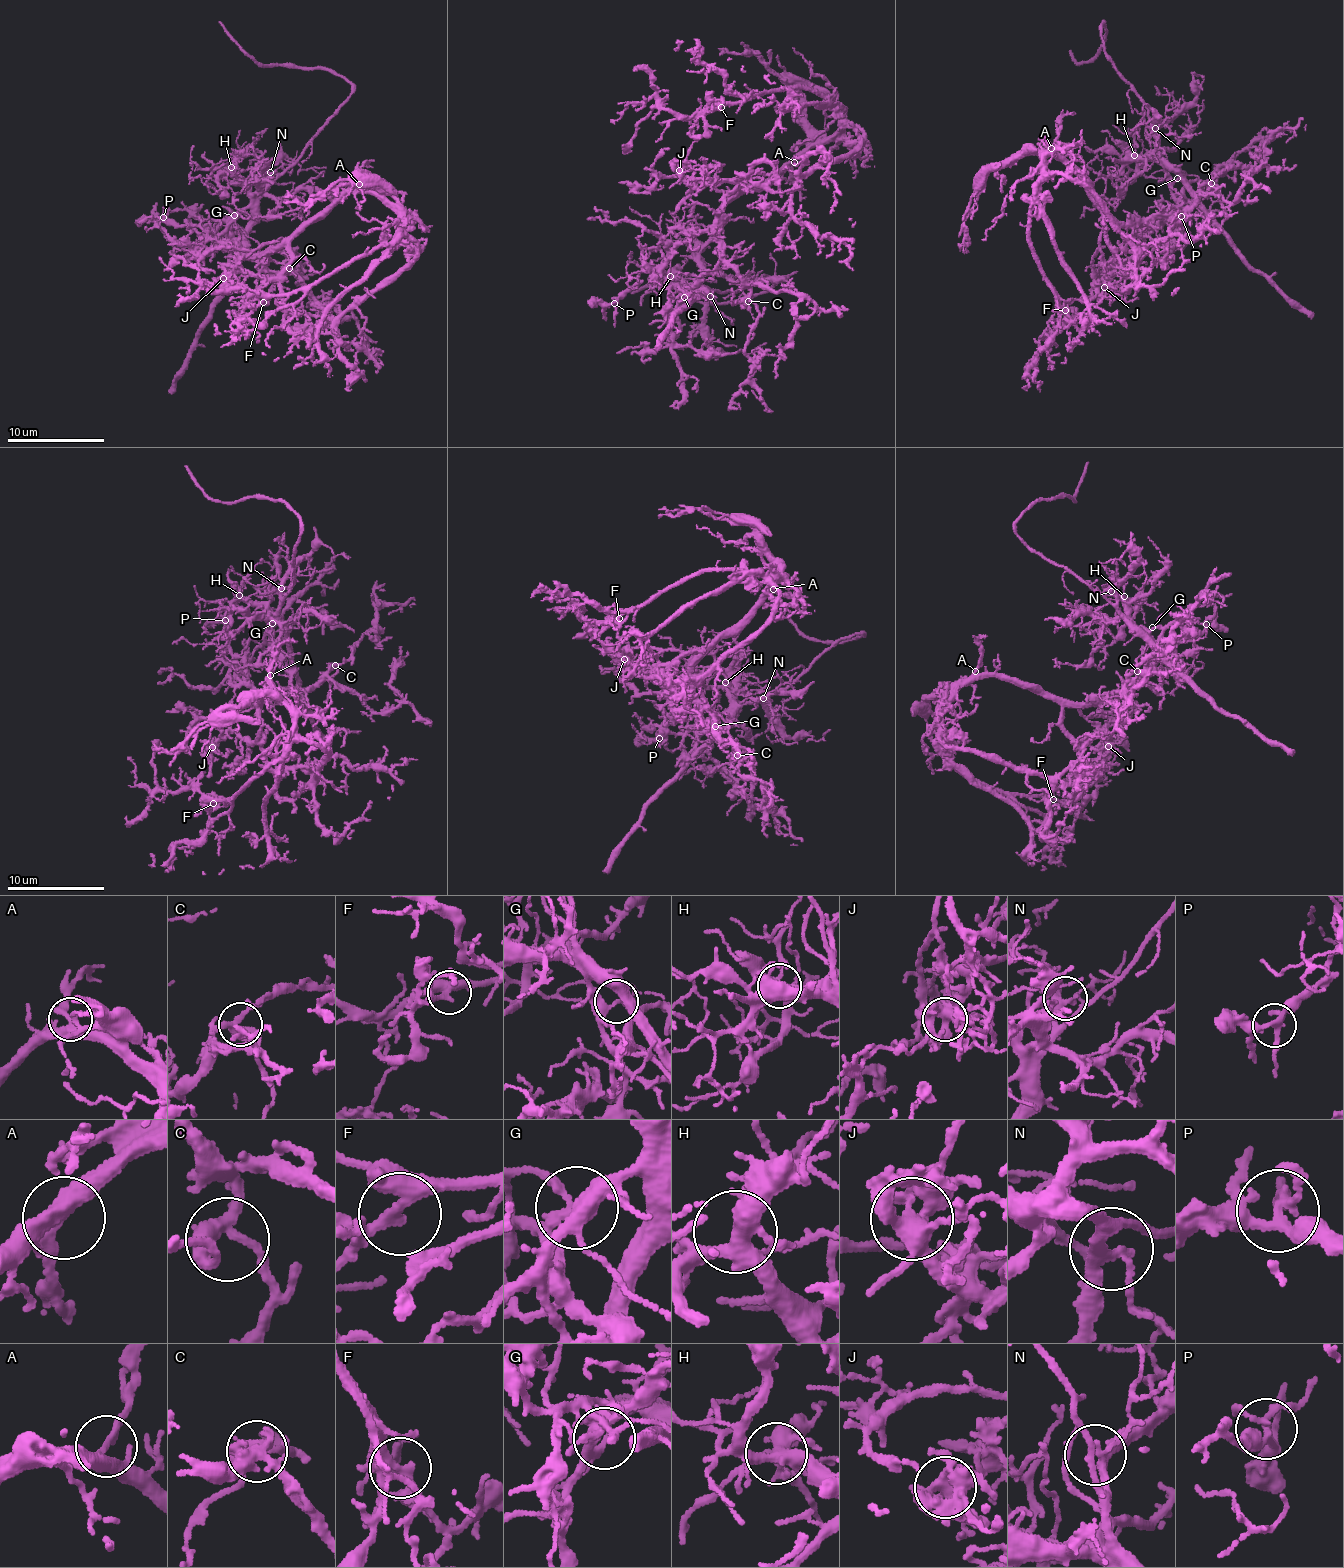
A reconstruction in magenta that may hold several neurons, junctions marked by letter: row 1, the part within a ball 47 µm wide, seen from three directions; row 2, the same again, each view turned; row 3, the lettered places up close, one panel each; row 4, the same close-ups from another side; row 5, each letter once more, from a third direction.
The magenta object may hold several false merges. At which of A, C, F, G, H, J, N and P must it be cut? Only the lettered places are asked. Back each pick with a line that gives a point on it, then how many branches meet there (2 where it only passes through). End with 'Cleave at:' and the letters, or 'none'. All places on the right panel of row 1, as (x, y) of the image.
G: at (1177, 178); 3 branches meet
Cleave at: G

